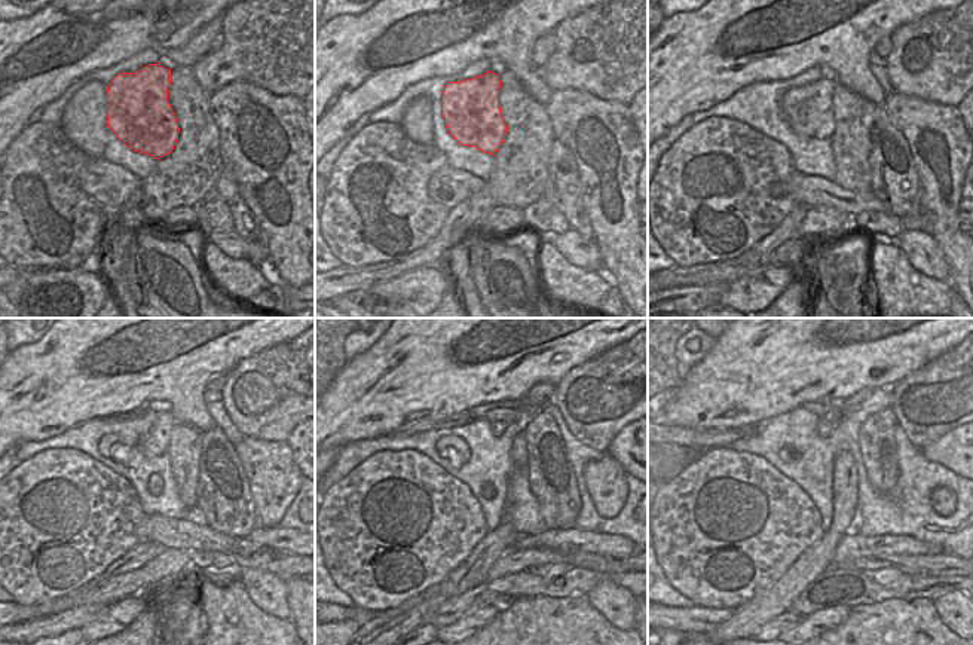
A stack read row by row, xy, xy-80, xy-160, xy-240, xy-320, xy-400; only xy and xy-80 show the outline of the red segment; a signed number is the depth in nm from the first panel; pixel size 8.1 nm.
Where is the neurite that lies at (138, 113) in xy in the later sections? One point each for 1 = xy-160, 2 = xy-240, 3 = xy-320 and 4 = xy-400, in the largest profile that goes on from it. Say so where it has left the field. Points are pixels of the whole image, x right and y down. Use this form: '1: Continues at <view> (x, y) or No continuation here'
1: Continues at xy-160 (807, 110)
2: Continues at xy-240 (155, 443)
3: Continues at xy-320 (498, 428)
4: Continues at xy-400 (826, 425).

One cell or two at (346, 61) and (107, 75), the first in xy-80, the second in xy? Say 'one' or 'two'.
two

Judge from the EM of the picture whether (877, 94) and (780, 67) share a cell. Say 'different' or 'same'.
same

